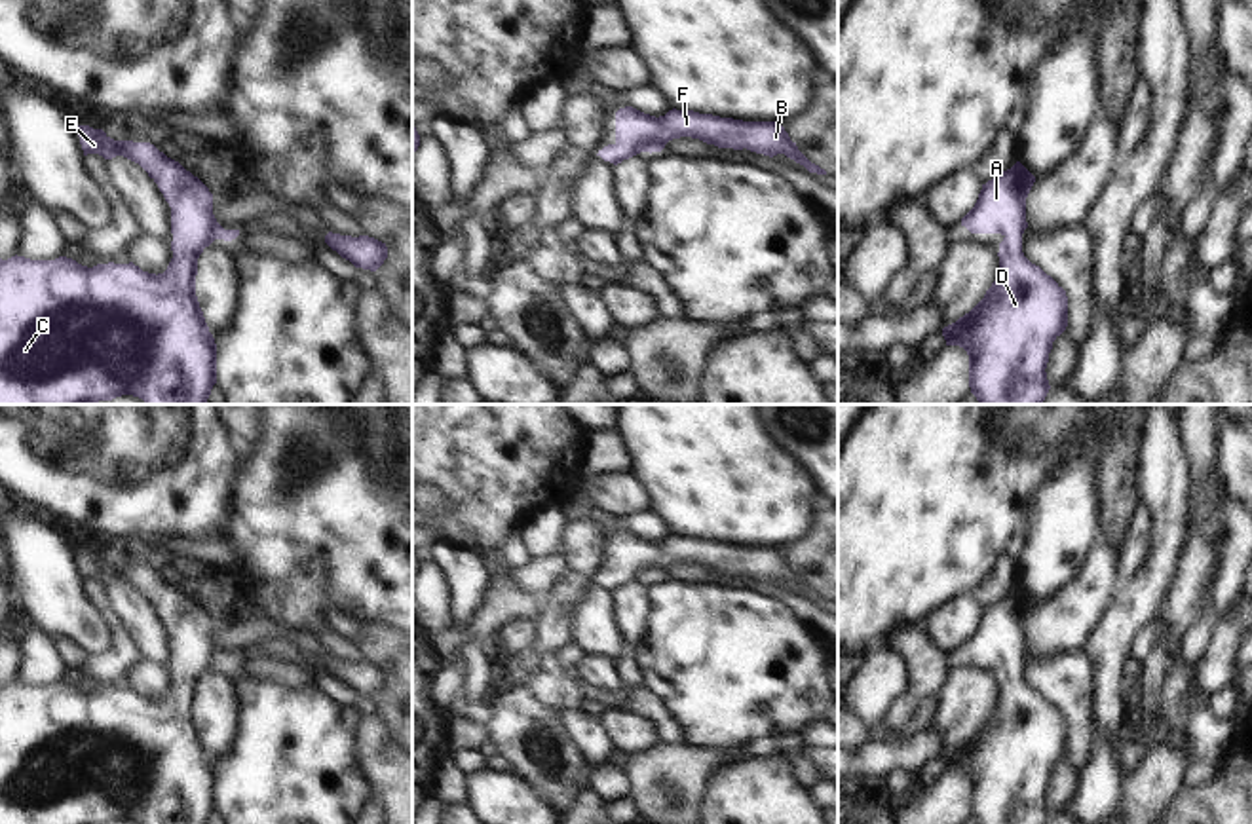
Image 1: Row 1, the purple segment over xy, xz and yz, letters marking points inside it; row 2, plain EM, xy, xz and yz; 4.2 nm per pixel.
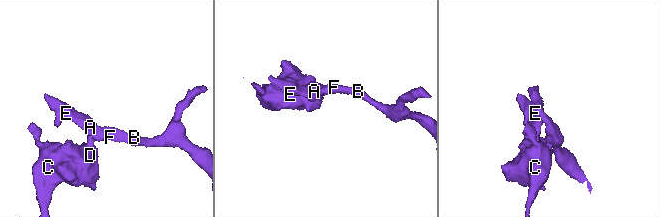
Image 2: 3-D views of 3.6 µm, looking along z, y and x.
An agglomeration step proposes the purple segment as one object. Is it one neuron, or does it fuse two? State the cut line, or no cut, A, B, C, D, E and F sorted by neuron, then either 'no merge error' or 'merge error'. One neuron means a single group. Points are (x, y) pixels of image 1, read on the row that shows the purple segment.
no cut; A B C D E F; no merge error

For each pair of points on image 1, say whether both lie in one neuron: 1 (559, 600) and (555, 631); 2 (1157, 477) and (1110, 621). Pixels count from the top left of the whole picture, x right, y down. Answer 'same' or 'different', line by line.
1: same
2: same

